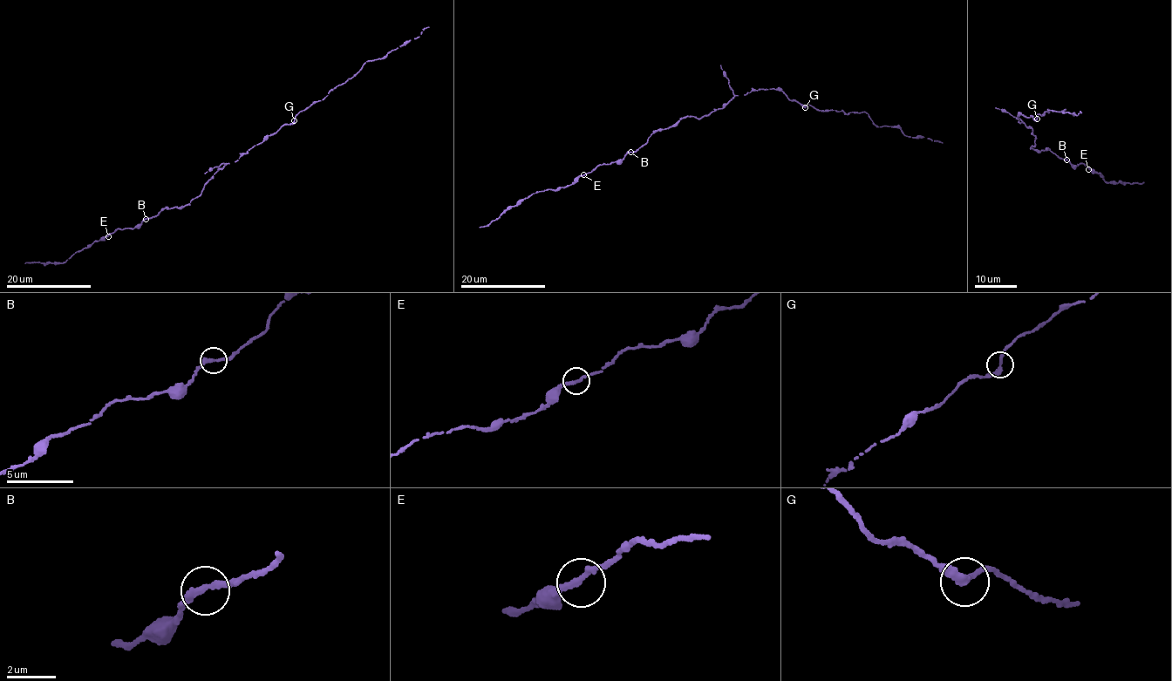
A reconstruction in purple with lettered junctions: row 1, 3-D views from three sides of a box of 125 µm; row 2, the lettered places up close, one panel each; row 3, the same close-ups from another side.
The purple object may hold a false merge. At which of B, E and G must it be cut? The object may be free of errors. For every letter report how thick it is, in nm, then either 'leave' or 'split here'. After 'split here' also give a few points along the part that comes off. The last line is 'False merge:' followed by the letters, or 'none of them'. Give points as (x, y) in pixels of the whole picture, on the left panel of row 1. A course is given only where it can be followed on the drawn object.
B: 280 nm | leave
E: 280 nm | leave
G: 280 nm | leave
False merge: none of them

